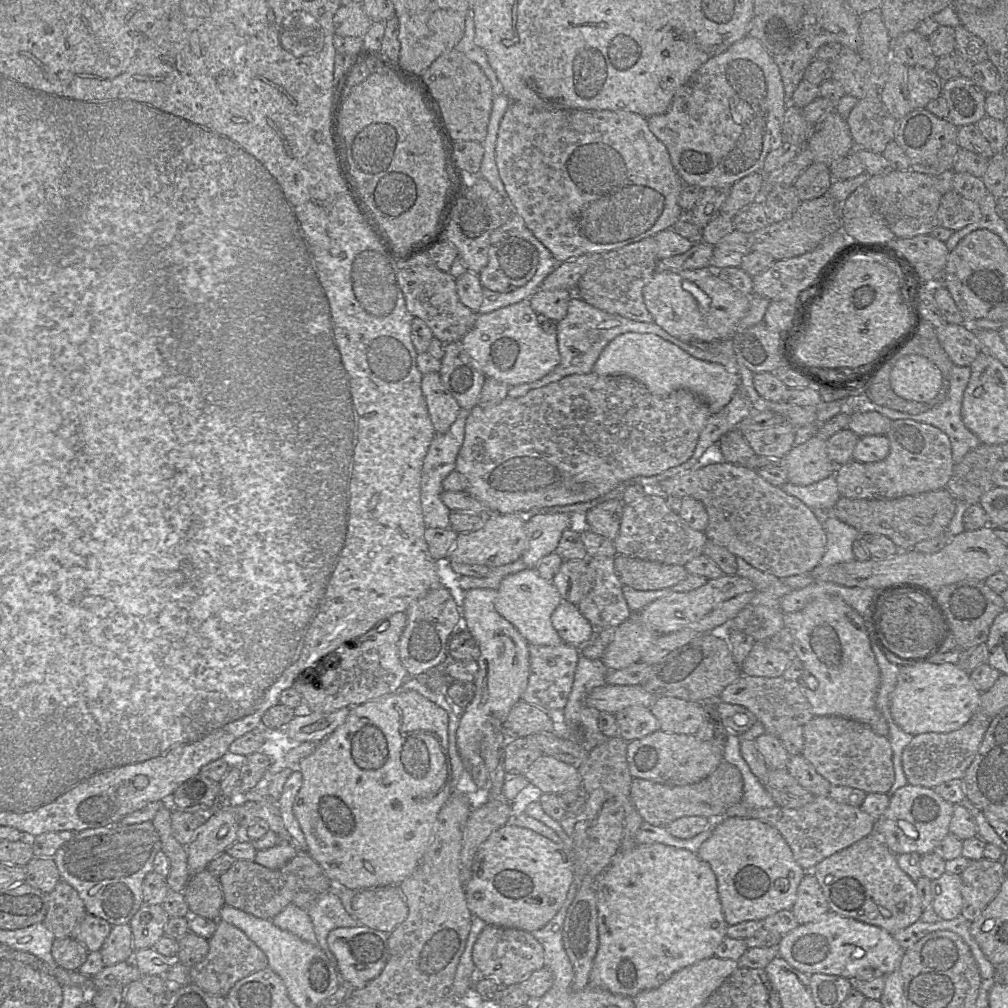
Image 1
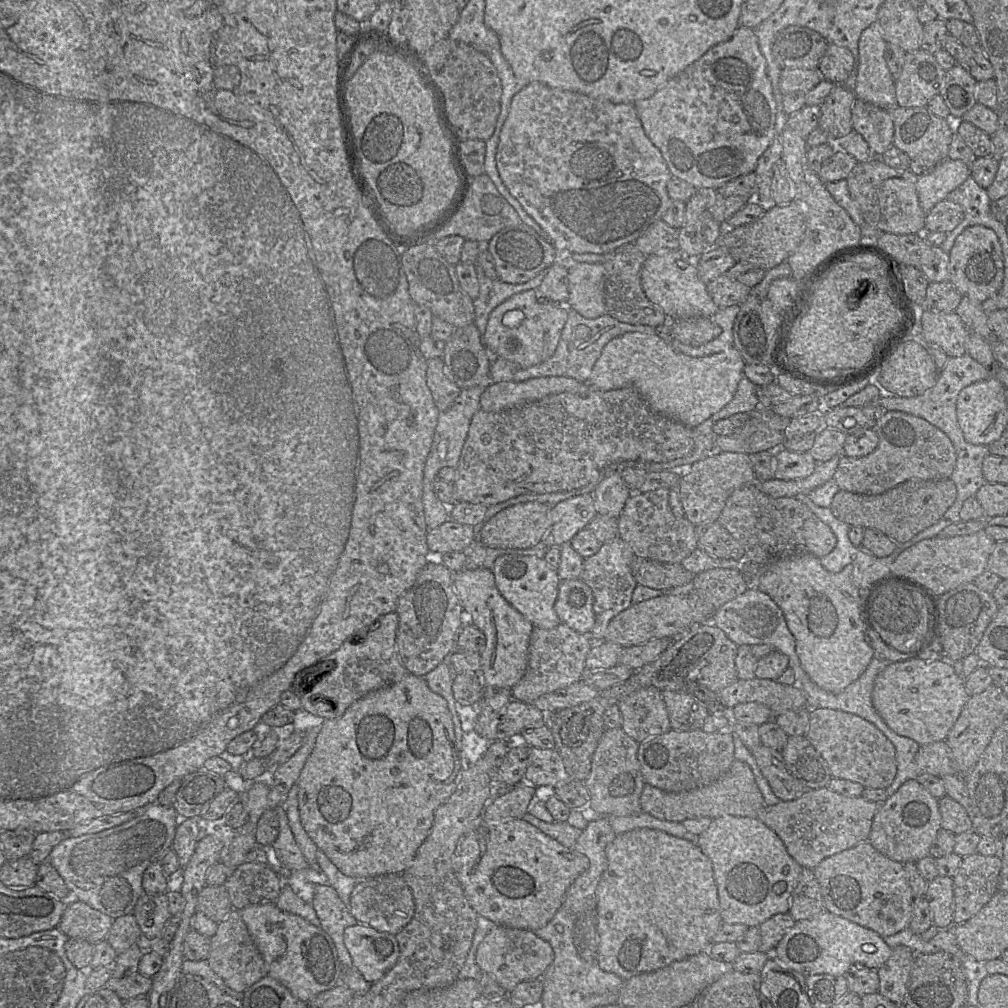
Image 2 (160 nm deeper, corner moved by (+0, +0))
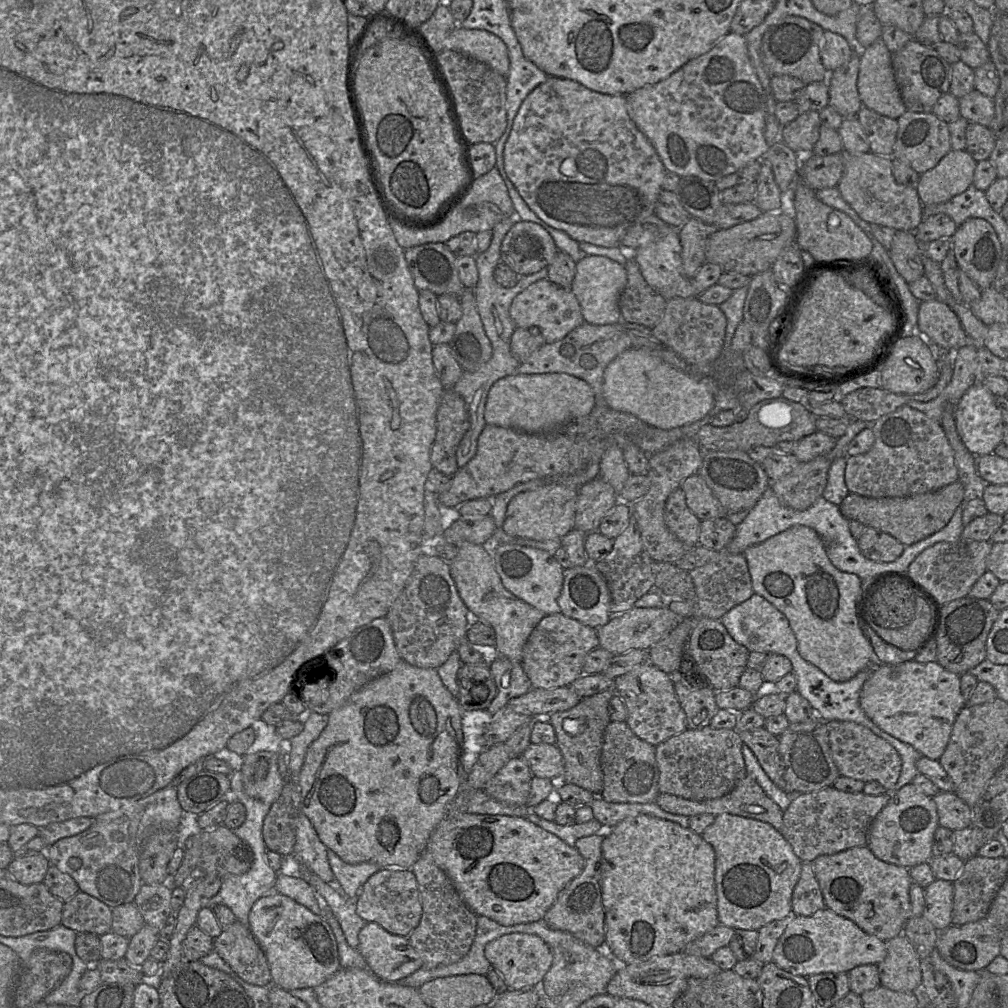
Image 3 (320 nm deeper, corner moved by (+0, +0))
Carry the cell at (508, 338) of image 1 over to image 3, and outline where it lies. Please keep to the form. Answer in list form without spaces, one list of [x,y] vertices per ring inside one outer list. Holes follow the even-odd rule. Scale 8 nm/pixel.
[[[547,278],[532,283],[514,298],[510,316],[516,328],[538,327],[546,344],[563,339],[585,322],[579,301],[572,290],[561,288]]]

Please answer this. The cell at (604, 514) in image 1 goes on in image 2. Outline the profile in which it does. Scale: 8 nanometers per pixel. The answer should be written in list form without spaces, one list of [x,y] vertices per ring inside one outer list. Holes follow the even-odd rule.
[[[621,471],[613,472],[605,477],[593,491],[597,514],[618,518],[632,493],[622,479]]]

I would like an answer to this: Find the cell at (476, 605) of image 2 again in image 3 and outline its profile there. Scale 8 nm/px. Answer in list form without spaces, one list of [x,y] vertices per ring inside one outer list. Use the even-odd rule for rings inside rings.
[[[487,541],[482,545],[460,543],[456,546],[458,548],[456,557],[449,563],[450,573],[467,609],[477,620],[489,624],[494,629],[496,654],[513,661],[521,661],[525,643],[546,615],[518,599],[504,587],[494,566],[493,552],[488,548],[491,548],[491,545],[493,541]]]

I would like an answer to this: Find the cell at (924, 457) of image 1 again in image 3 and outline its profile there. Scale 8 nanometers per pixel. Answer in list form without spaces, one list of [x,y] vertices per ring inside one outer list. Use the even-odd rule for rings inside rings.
[[[903,405],[881,416],[870,426],[874,434],[872,447],[863,454],[848,456],[846,459],[844,479],[849,493],[869,498],[909,497],[938,490],[959,480],[953,449],[939,421]]]

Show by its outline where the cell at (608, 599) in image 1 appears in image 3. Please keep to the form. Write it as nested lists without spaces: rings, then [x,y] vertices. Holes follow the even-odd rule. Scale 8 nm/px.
[[[631,515],[626,527],[614,539],[611,552],[603,559],[594,563],[595,568],[605,579],[610,591],[610,619],[612,616],[622,614],[634,608],[634,603],[640,597],[653,590],[652,562],[654,561],[643,547],[637,521],[634,515]]]

